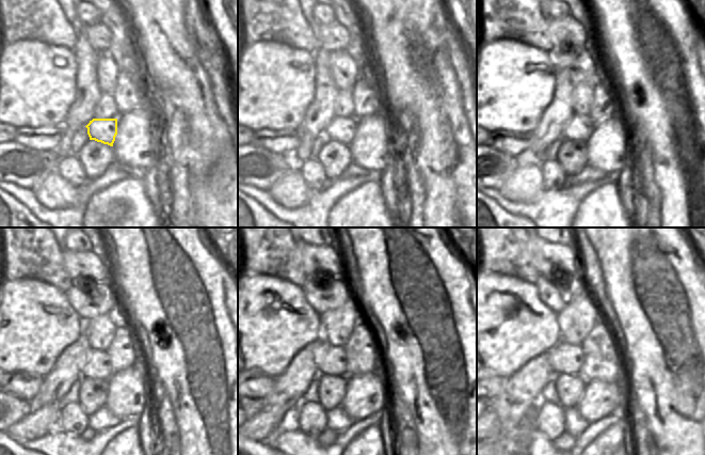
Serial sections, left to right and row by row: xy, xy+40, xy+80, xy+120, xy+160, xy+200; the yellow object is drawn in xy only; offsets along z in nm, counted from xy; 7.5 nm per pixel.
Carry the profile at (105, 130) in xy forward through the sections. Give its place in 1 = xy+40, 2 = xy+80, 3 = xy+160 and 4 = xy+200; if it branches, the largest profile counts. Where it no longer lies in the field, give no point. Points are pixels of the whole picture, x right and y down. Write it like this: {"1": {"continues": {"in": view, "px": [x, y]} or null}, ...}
{"1": {"continues": {"in": "xy+40", "px": [342, 129]}}, "2": {"continues": {"in": "xy+80", "px": [580, 127]}}, "3": {"continues": {"in": "xy+160", "px": [330, 360]}}, "4": {"continues": {"in": "xy+200", "px": [564, 359]}}}

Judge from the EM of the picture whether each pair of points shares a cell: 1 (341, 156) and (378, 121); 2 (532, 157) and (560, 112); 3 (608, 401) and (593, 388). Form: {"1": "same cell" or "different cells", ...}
{"1": "different cells", "2": "same cell", "3": "same cell"}

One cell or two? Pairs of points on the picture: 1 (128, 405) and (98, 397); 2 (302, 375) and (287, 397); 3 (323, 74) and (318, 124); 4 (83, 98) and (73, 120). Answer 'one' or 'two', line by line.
1: two
2: one
3: one
4: one

